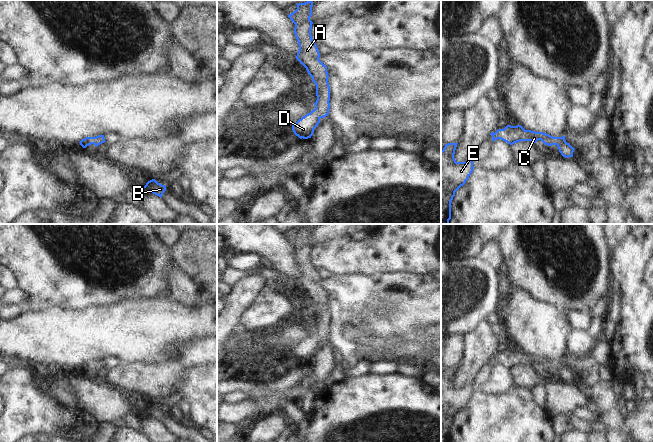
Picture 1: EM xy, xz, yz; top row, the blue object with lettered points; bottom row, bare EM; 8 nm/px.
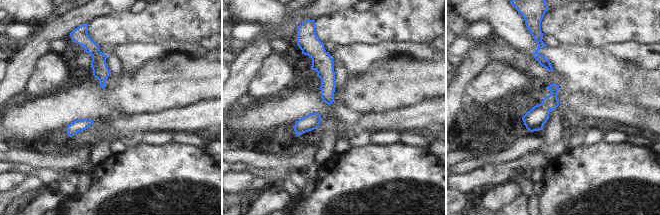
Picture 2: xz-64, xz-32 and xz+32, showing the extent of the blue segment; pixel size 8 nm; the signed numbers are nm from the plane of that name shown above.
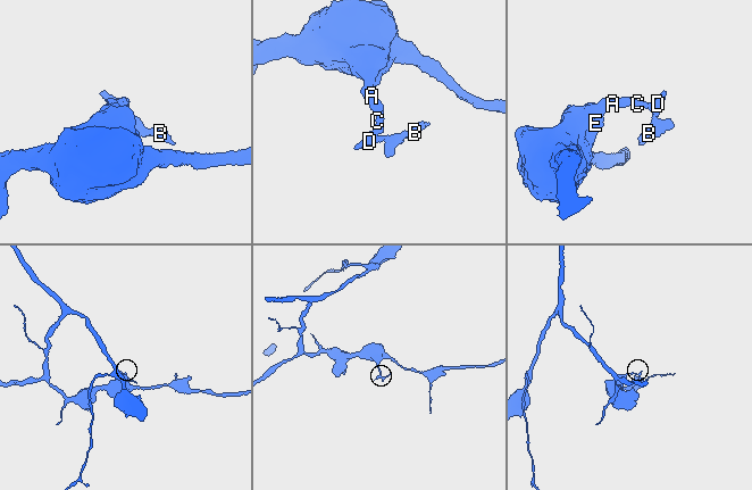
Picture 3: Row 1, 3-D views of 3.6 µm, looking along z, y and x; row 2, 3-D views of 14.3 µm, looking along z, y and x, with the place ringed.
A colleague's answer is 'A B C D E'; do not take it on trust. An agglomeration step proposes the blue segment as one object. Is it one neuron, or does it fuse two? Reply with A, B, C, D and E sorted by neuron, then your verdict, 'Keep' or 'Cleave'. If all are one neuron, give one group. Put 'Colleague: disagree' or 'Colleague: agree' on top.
Colleague: agree
Groups: A B C D E. Keep

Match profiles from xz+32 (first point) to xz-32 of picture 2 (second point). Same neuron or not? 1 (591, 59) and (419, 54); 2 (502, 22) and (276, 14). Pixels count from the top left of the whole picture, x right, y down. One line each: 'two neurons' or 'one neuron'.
1: one neuron
2: one neuron

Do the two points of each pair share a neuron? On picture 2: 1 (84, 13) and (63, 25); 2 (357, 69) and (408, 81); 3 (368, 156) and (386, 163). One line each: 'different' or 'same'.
1: same
2: different
3: same

